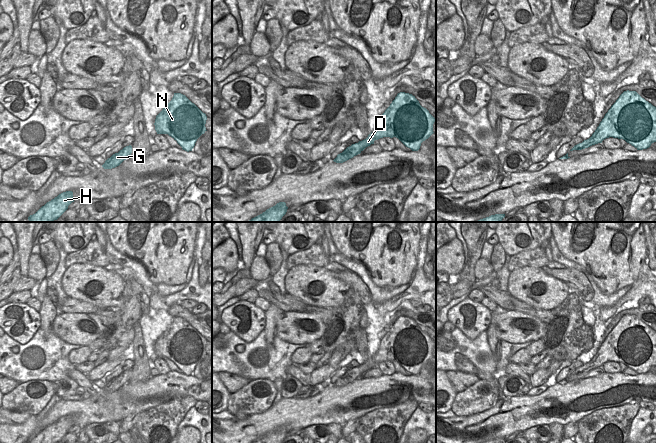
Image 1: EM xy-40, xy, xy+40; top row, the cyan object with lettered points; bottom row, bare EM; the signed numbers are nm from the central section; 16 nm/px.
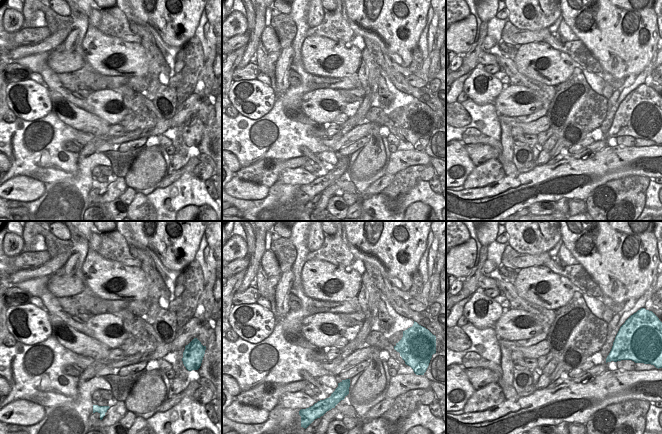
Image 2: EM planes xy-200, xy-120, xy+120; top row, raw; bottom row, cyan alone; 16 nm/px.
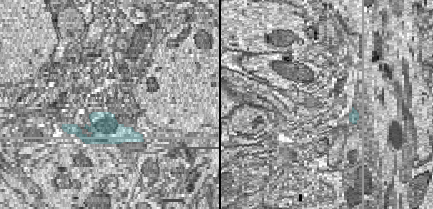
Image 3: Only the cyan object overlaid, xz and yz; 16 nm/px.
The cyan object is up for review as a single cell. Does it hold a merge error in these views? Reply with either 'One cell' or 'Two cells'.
One cell.

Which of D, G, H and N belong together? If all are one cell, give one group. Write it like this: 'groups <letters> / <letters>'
groups D G H N

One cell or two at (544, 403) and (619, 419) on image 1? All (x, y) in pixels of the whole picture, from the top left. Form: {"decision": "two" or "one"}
{"decision": "two"}

